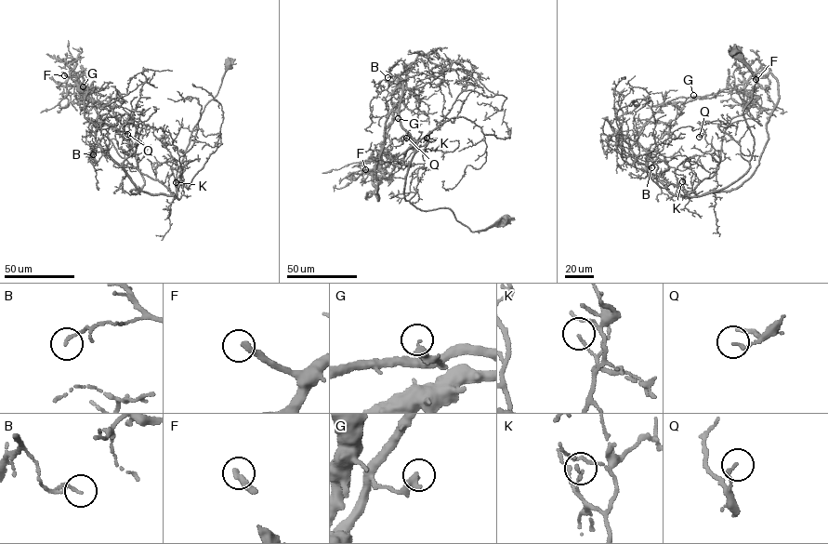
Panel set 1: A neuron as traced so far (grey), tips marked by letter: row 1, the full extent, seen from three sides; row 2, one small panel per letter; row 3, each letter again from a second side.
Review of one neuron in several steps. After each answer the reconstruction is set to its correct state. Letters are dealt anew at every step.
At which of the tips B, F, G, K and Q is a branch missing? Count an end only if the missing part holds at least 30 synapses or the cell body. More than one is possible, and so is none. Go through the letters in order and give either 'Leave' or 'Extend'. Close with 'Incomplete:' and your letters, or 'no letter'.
B: Leave
F: Extend
G: Leave
K: Leave
Q: Leave
Incomplete: F

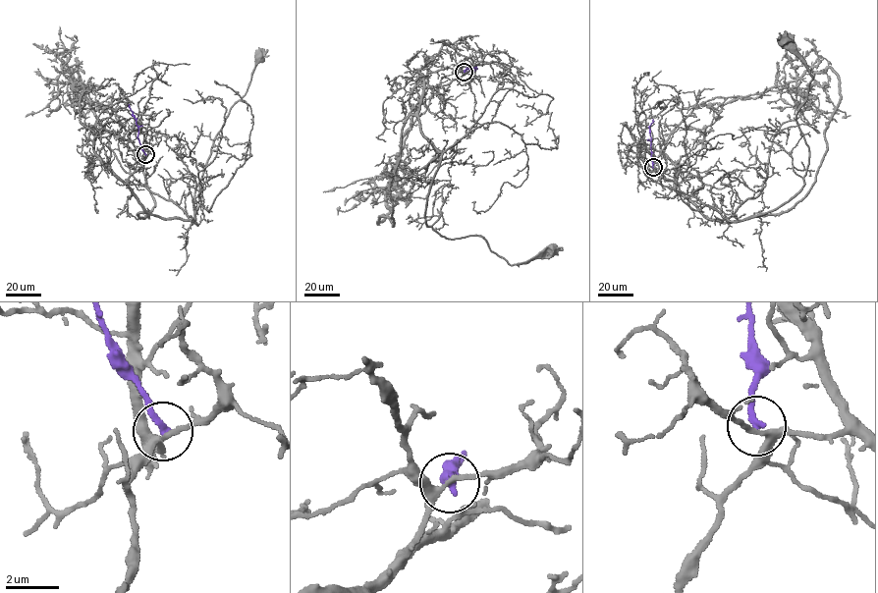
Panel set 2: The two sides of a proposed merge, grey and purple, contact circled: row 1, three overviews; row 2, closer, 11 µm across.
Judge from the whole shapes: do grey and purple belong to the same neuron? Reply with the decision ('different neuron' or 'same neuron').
different neuron

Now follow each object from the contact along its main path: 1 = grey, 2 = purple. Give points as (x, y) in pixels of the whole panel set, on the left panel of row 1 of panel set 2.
1: (145, 155), (129, 179), (135, 197), (152, 214), (198, 225), (195, 188), (259, 56)
2: (145, 154), (129, 104)

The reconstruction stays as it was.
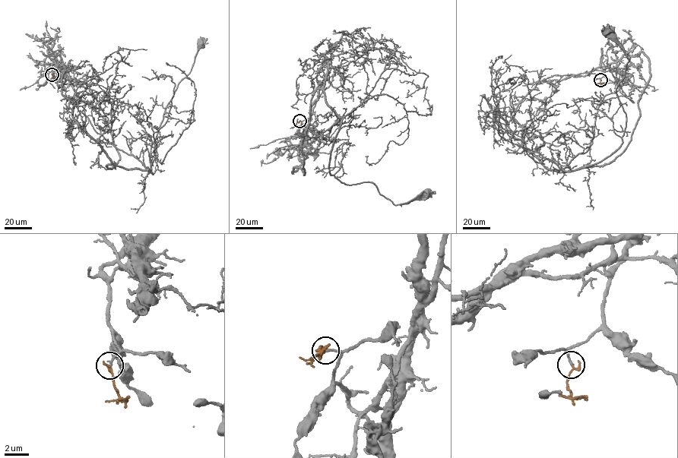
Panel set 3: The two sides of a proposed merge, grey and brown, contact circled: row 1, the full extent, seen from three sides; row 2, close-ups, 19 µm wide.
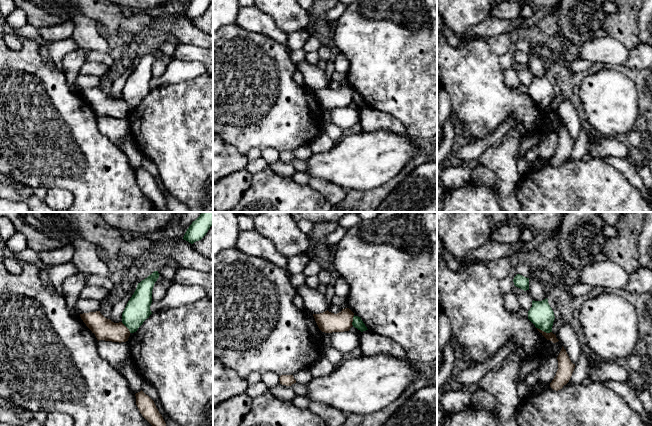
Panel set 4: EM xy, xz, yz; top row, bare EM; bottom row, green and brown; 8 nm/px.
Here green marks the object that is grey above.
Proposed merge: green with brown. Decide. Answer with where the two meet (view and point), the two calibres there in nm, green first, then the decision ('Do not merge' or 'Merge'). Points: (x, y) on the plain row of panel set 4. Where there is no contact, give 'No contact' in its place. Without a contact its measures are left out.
Touches green at yz (544, 107). Thickness 190 nm (green) against 70 nm. Do not merge

